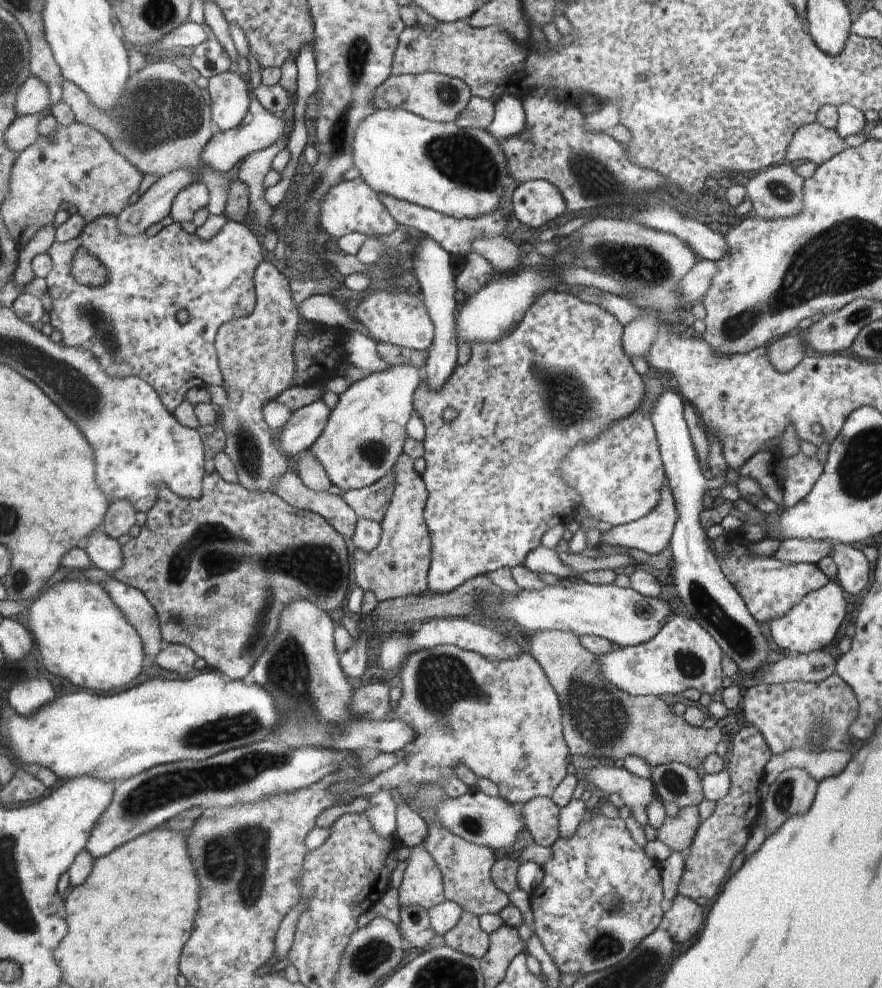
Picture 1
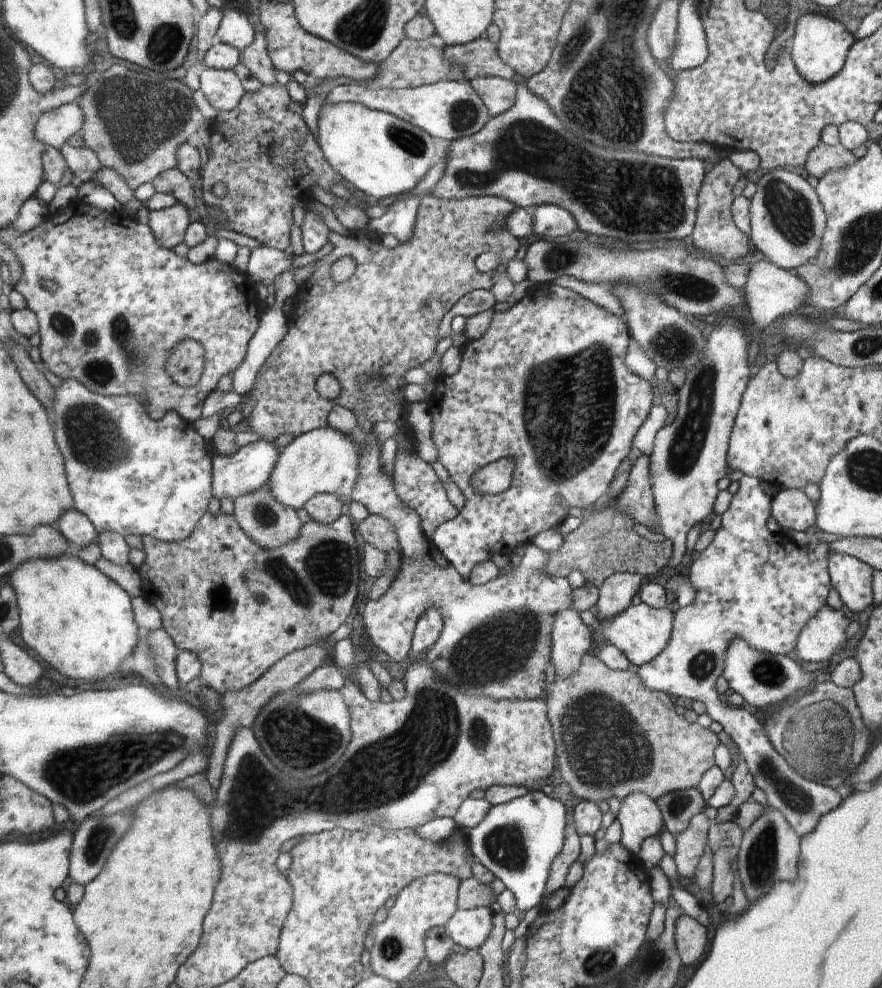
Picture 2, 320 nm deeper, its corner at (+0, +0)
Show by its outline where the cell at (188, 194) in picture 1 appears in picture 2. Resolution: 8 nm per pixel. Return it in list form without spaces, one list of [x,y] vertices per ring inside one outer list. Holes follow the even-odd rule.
[[[174,203],[159,211],[150,211],[147,225],[160,240],[162,248],[171,251],[184,240],[185,230],[190,224],[190,212],[182,203]]]

